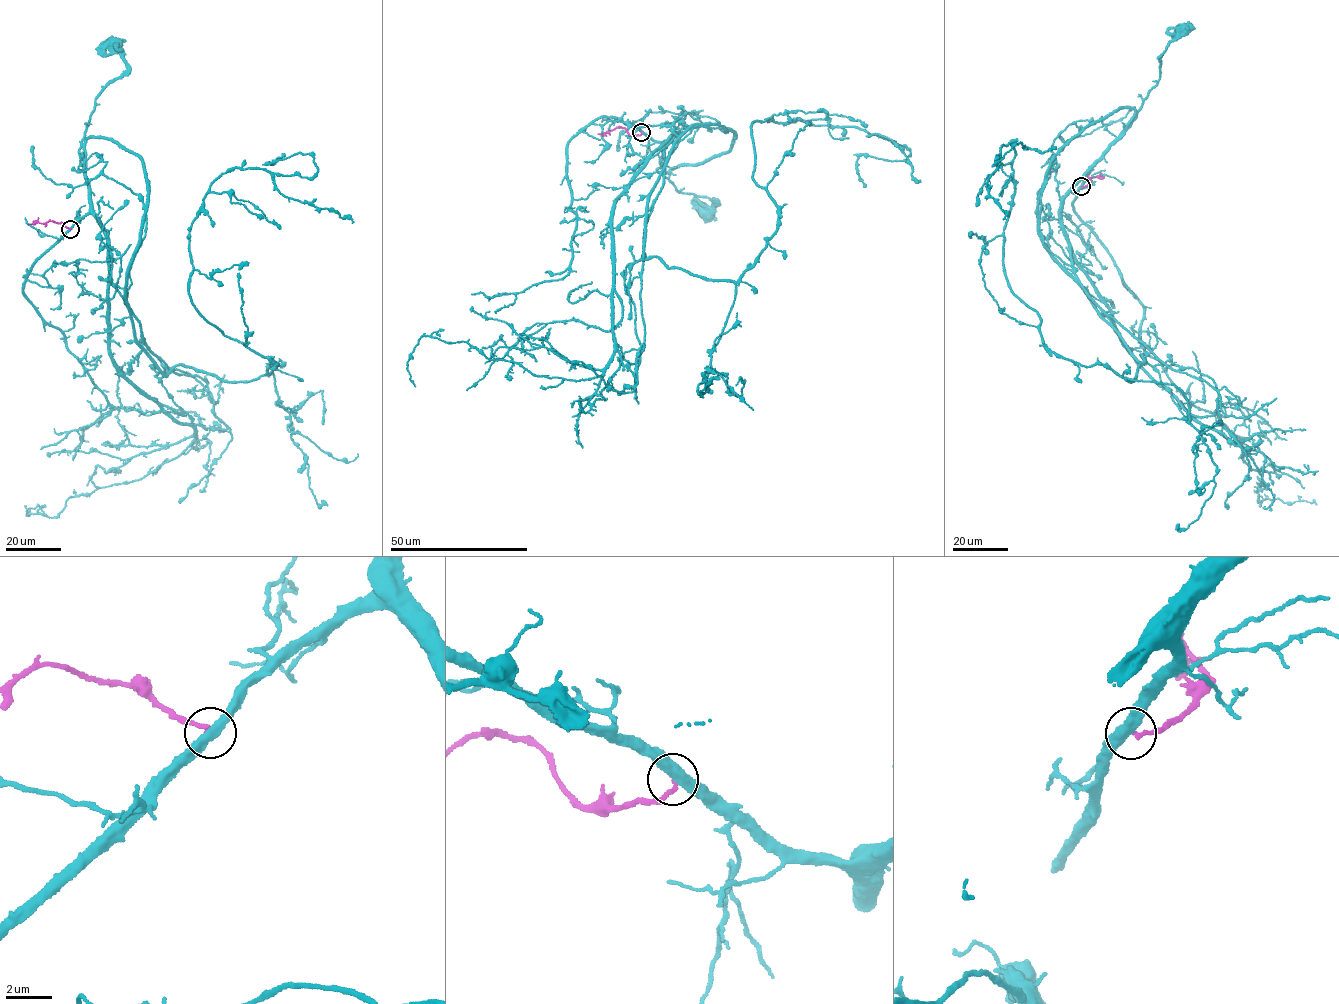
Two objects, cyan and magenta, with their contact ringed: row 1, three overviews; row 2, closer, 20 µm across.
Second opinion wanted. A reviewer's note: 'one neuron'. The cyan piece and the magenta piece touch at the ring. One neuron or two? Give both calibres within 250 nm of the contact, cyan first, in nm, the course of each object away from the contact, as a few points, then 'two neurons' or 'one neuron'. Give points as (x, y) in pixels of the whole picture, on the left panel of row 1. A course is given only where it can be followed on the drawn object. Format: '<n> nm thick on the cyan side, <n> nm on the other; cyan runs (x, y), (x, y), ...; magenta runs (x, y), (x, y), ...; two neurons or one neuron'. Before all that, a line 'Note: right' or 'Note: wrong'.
Note: wrong
440 nm thick on the cyan side, 180 nm on the other; cyan runs (70, 229), (90, 211), (90, 187), (79, 150), (95, 99), (128, 69), (113, 45); magenta runs (70, 229), (49, 220), (28, 224); two neurons

